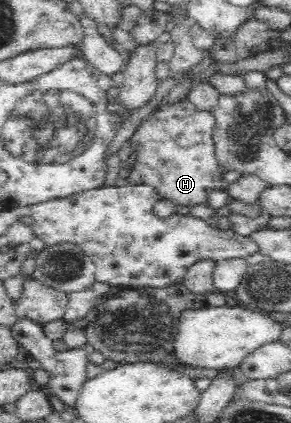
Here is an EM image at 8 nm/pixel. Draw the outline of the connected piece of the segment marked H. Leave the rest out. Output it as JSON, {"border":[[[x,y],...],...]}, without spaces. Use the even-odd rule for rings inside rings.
{"border":[[[182,99],[173,104],[160,105],[152,111],[148,118],[131,137],[131,144],[138,153],[134,167],[131,169],[127,182],[130,184],[148,184],[154,187],[160,199],[172,201],[175,205],[194,207],[201,203],[207,204],[208,194],[219,190],[228,193],[229,183],[224,181],[223,169],[219,168],[215,156],[213,131],[216,119],[211,111],[199,111],[190,101]]]}

